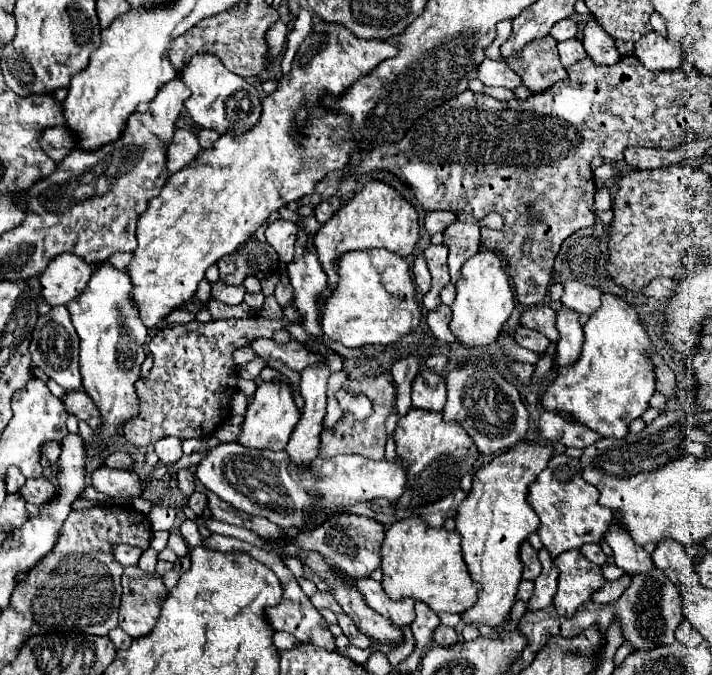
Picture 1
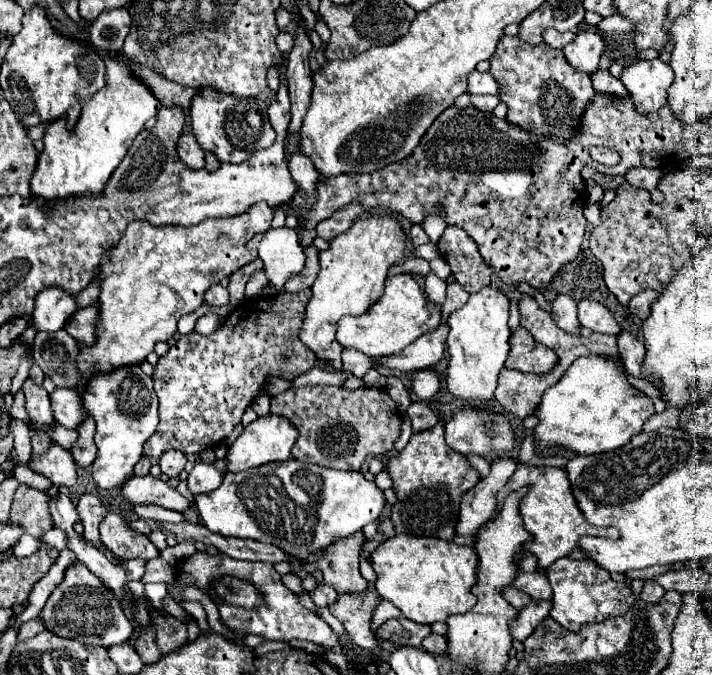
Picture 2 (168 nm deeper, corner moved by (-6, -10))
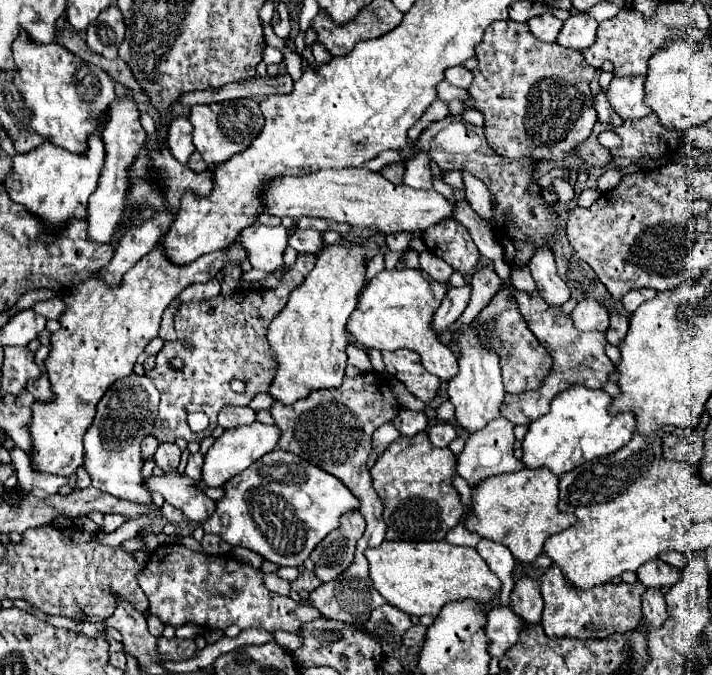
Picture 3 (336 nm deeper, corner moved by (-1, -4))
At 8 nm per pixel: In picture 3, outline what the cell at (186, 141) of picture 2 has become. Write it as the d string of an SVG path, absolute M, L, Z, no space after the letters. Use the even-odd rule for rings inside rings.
M175 118L171 122L169 134L167 134L167 144L169 144L173 156L181 164L187 164L189 156L195 150L195 146L193 146L193 126L187 118Z

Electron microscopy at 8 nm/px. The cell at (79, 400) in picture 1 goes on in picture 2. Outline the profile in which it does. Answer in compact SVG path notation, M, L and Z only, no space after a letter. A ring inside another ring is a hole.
M56 388L50 394L50 402L52 402L52 412L54 412L54 420L66 428L76 428L82 418L84 418L84 408L80 398L76 396L76 392L68 390L68 388Z

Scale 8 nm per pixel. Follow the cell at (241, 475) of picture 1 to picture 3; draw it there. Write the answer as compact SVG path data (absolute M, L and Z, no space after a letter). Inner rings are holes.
M285 450L265 454L259 462L253 462L253 466L243 470L243 474L237 474L225 482L223 490L225 494L221 500L215 500L211 518L201 524L205 534L217 534L231 546L249 548L277 566L301 566L309 558L311 550L339 526L341 516L355 512L361 506L359 498L339 478Z

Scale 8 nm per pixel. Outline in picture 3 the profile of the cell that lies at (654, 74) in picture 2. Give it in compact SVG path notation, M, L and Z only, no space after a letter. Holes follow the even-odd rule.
M615 76L609 84L611 102L615 106L615 112L623 120L635 120L651 114L651 108L645 104L645 80L647 76Z

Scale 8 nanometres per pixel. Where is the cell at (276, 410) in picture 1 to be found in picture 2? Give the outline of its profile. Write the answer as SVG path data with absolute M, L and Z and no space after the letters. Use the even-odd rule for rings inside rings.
M266 416L266 418L258 418L252 424L248 424L242 434L228 446L228 454L226 454L226 472L240 472L240 470L248 470L248 468L256 468L268 462L282 462L290 458L290 450L296 442L296 428L282 416Z

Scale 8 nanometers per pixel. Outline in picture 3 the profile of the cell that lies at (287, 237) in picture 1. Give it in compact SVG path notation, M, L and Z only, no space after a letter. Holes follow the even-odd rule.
M257 222L239 232L239 242L249 252L251 266L263 272L275 272L283 266L287 238L289 234L283 226L263 226Z

